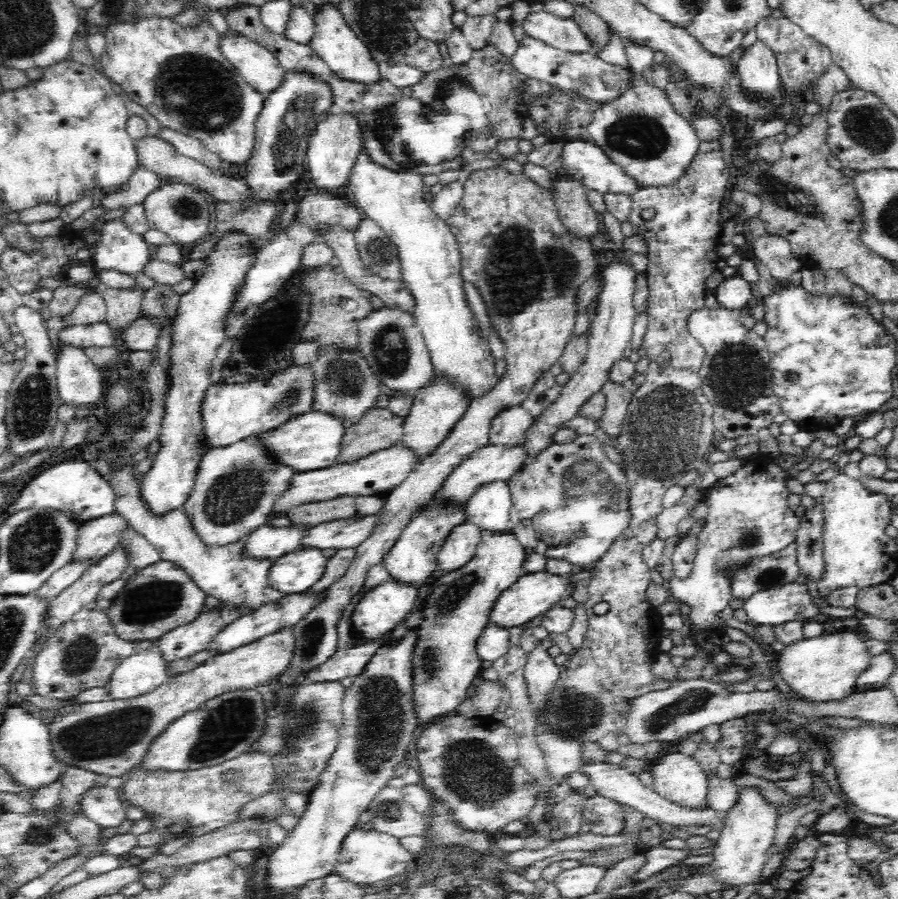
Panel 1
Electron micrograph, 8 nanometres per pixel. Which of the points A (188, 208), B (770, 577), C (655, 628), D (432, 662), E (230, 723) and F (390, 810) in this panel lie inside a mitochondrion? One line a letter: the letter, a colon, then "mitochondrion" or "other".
A: mitochondrion
B: mitochondrion
C: other
D: mitochondrion
E: mitochondrion
F: mitochondrion

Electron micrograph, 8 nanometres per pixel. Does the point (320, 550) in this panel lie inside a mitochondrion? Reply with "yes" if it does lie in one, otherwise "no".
no

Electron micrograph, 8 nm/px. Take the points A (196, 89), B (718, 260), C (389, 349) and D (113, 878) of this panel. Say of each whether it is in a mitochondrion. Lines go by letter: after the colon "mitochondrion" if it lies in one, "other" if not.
A: mitochondrion
B: other
C: mitochondrion
D: other

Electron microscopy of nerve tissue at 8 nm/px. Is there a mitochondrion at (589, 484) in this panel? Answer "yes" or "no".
yes

